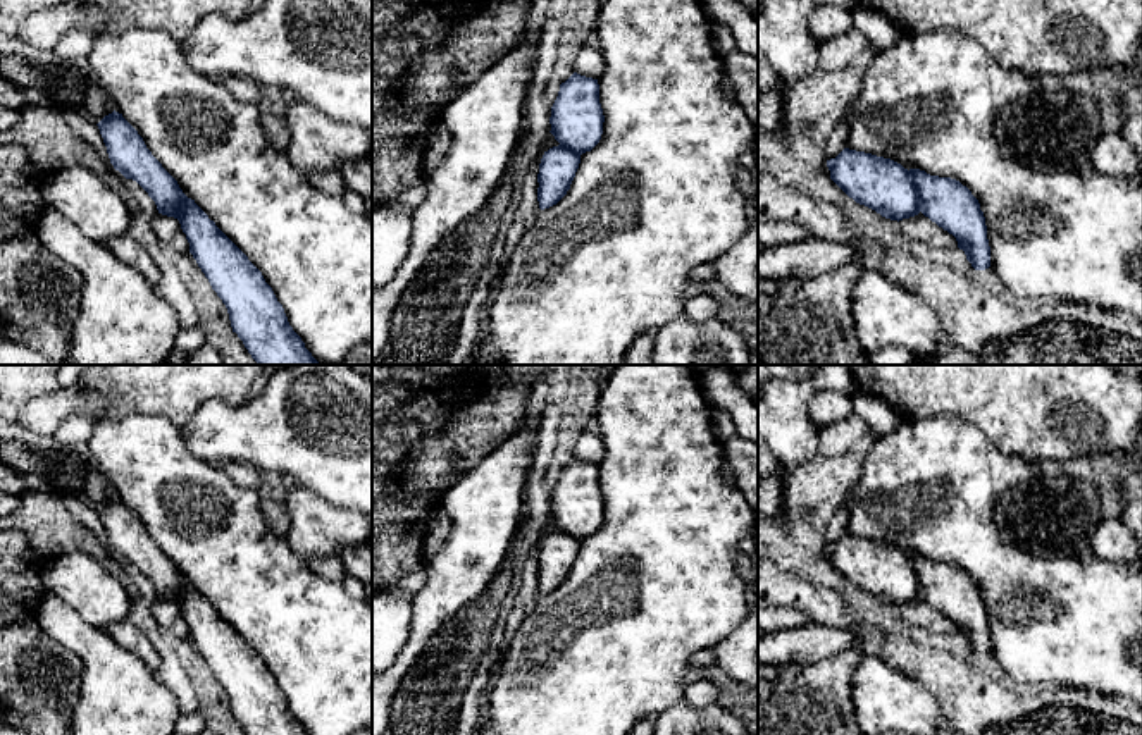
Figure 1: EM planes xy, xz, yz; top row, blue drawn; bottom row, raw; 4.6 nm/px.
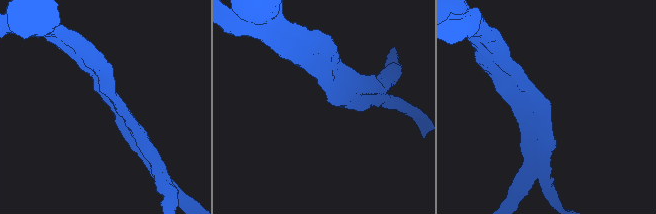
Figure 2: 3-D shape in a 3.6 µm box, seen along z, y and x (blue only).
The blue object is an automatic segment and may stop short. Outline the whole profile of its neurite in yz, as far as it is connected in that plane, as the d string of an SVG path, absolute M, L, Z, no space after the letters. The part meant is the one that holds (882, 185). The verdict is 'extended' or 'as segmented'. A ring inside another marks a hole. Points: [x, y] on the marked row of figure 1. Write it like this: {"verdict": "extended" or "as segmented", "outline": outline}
{"verdict": "as segmented", "outline": "M844 148L835 158L827 160L830 179L856 203L865 205L885 219L903 220L920 212L939 227L953 234L958 248L975 270L990 267L987 225L978 200L959 181L930 176L920 169L904 169L901 164L865 151Z"}

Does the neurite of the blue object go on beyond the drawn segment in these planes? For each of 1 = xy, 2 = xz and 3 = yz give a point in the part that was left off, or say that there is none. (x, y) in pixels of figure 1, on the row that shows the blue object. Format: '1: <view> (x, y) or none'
1: none
2: none
3: none

